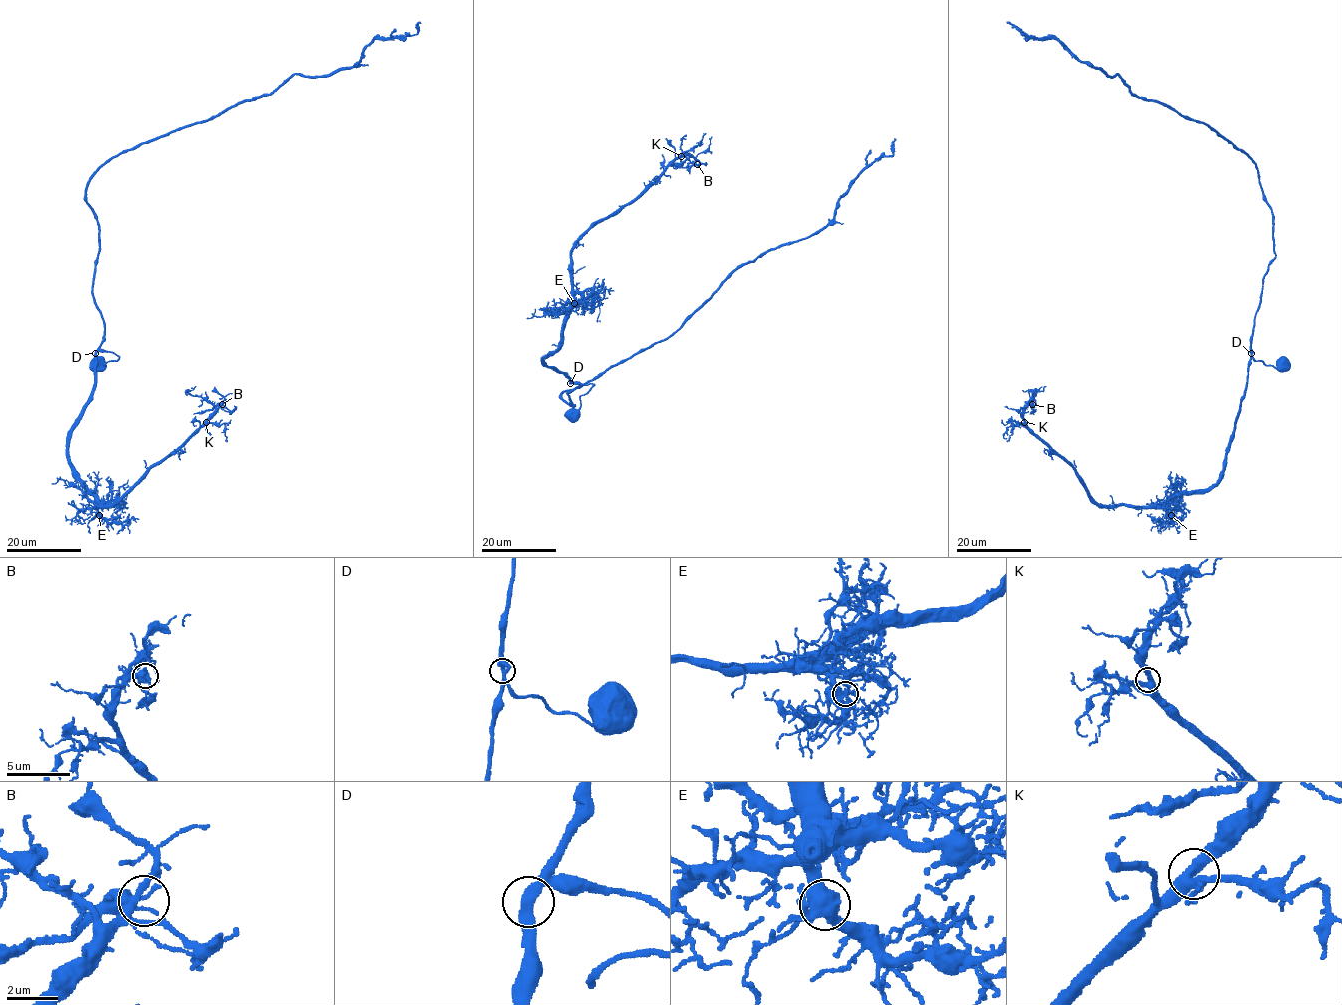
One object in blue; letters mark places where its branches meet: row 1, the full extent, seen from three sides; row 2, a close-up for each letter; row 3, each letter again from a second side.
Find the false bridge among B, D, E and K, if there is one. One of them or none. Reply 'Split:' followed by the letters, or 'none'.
Split: none

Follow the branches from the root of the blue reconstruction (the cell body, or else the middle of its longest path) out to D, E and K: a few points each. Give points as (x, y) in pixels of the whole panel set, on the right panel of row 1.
D: (1284, 364), (1277, 369), (1266, 366), (1255, 360), (1250, 353)
E: (1284, 364), (1266, 366), (1250, 351), (1247, 388), (1223, 474), (1207, 488), (1177, 494), (1169, 502), (1171, 515)
K: (1284, 364), (1266, 366), (1250, 351), (1223, 474), (1207, 488), (1155, 506), (1100, 505), (1024, 422)

